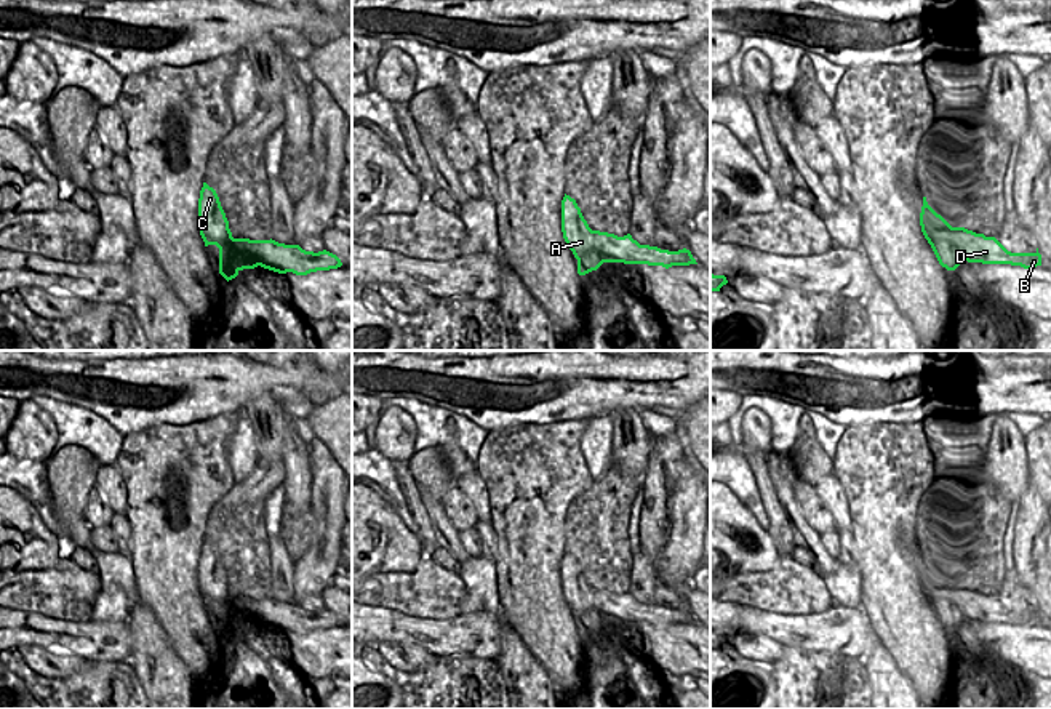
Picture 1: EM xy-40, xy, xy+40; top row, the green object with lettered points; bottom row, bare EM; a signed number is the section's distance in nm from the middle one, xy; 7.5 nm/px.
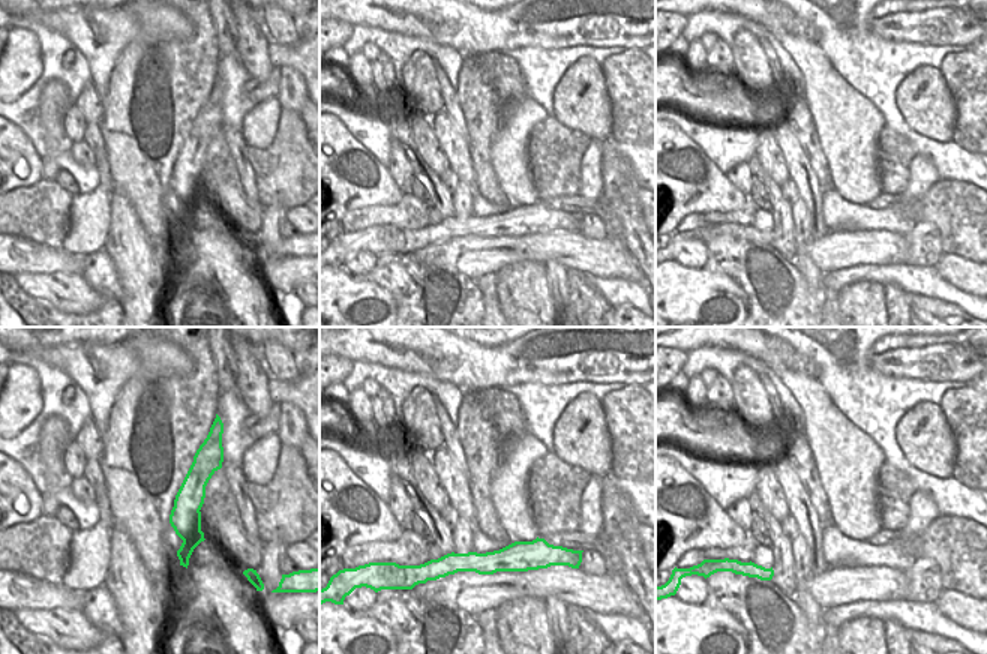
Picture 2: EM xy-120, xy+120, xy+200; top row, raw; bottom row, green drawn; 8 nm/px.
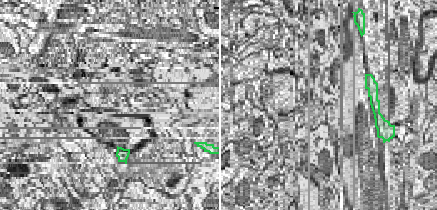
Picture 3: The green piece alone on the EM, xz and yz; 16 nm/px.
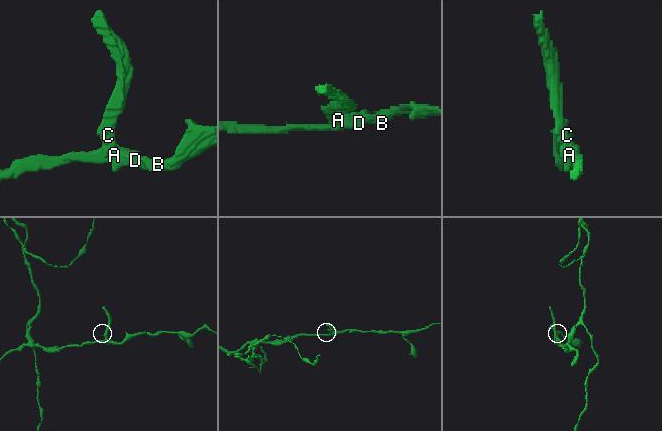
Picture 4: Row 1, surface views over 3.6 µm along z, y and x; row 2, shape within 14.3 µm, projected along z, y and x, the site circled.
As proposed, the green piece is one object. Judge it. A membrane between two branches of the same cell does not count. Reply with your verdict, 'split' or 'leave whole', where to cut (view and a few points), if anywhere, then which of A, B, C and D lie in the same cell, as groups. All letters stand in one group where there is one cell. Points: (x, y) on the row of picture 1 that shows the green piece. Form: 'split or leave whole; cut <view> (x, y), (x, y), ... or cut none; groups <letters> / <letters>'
split; cut xy-40 (221, 207), (200, 231); groups A B D / C

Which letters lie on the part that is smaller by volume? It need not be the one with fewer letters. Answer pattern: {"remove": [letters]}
{"remove": ["C"]}

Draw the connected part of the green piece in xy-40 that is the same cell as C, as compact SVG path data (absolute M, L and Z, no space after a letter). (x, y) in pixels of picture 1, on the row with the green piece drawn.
M203 182L198 198L198 229L205 229L205 222L216 214L216 210L221 208L219 197L213 187Z

